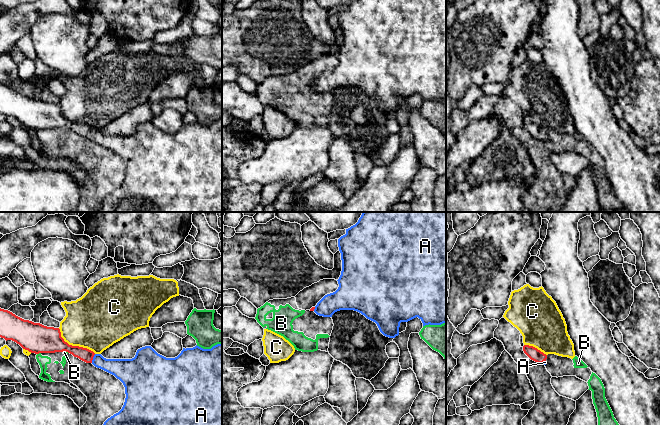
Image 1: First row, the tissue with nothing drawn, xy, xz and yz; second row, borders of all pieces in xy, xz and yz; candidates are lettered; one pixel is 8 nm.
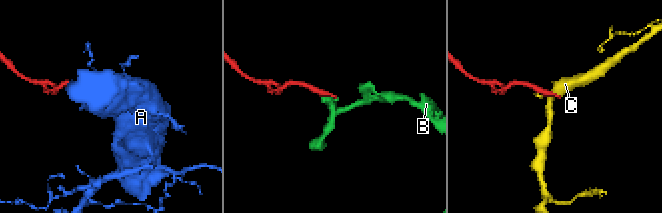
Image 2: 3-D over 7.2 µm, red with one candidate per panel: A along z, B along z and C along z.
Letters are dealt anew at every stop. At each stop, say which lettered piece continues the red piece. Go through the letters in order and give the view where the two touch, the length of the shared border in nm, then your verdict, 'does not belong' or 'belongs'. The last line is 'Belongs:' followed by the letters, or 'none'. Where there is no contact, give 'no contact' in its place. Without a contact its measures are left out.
A: meets red in xy; contact 80 nm long; belongs
B: meets red in xy; contact 40 nm long; does not belong
C: meets red in xy; contact 360 nm long; does not belong
Belongs: A

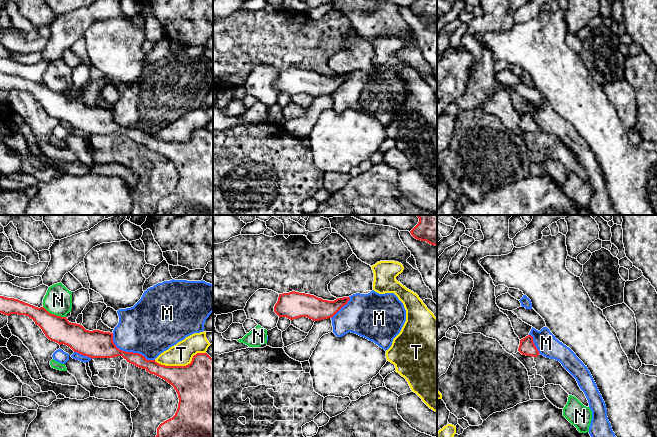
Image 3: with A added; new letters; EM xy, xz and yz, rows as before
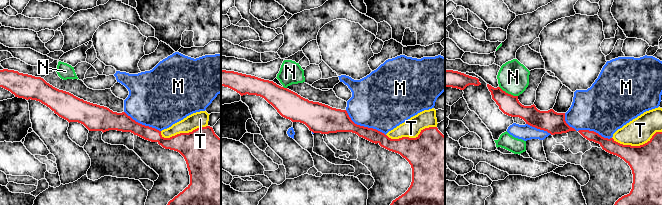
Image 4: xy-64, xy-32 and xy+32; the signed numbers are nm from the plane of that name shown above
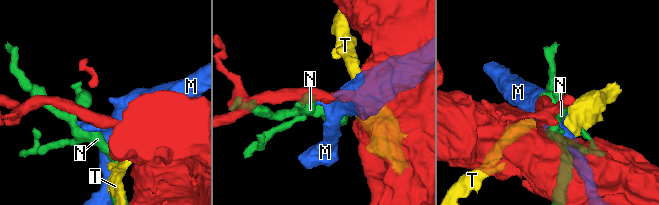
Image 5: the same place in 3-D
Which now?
M: meets red in xy; contact 400 nm long; does not belong
N: meets red in xy; contact 200 nm long; does not belong
T: meets red in xy; contact 420 nm long; does not belong
Belongs: none

